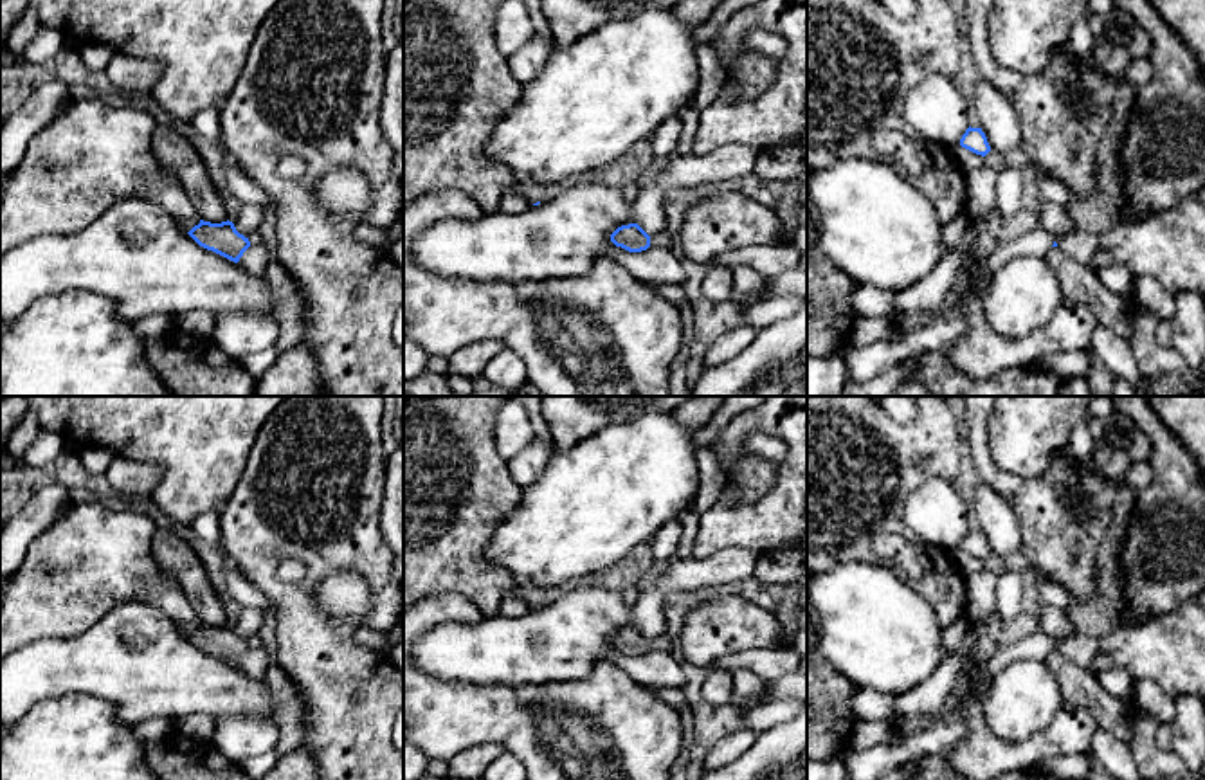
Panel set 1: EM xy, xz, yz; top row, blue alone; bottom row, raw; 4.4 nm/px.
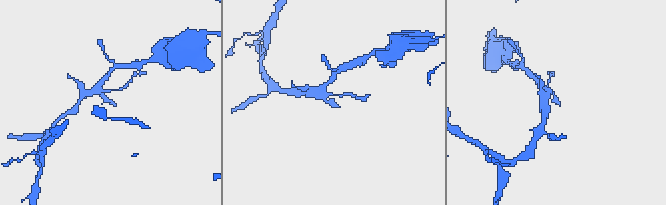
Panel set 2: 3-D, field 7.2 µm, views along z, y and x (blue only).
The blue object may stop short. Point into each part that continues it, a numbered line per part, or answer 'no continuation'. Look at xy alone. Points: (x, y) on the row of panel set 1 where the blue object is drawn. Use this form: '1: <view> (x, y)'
1: xy (254, 258)

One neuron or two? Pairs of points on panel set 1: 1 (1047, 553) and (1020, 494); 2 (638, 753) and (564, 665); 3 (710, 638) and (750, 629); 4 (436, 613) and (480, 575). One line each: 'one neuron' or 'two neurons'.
1: one neuron
2: two neurons
3: one neuron
4: two neurons

